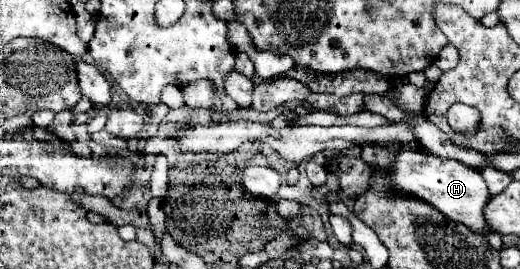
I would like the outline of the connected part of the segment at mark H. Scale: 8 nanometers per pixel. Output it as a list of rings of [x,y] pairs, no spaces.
[[[403,147],[397,155],[397,161],[391,165],[391,185],[395,189],[401,189],[403,193],[425,199],[443,215],[467,225],[479,235],[487,235],[493,231],[491,227],[487,227],[487,221],[483,217],[483,209],[491,195],[487,193],[487,185],[477,169],[465,167],[459,161],[435,157],[421,147]]]

